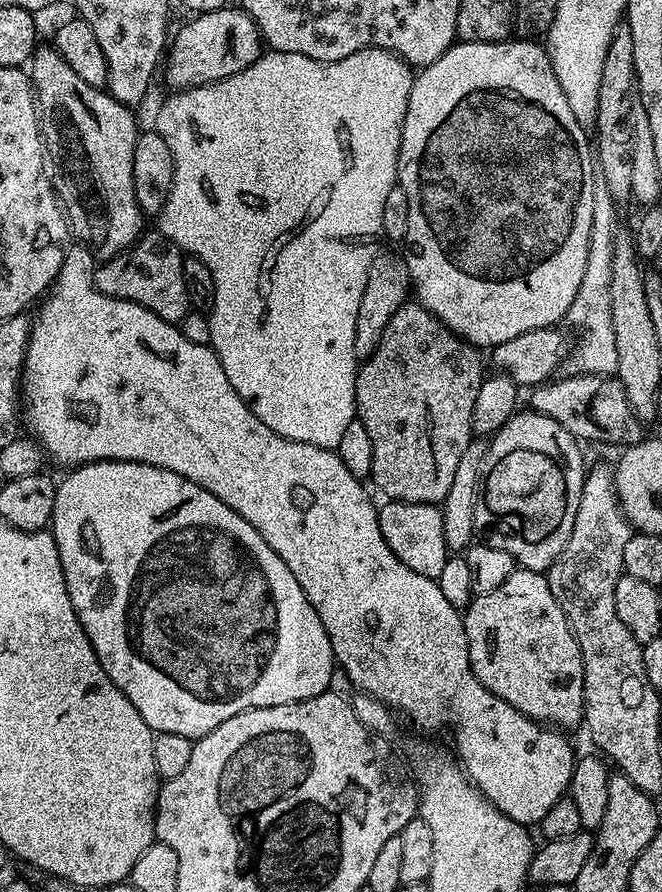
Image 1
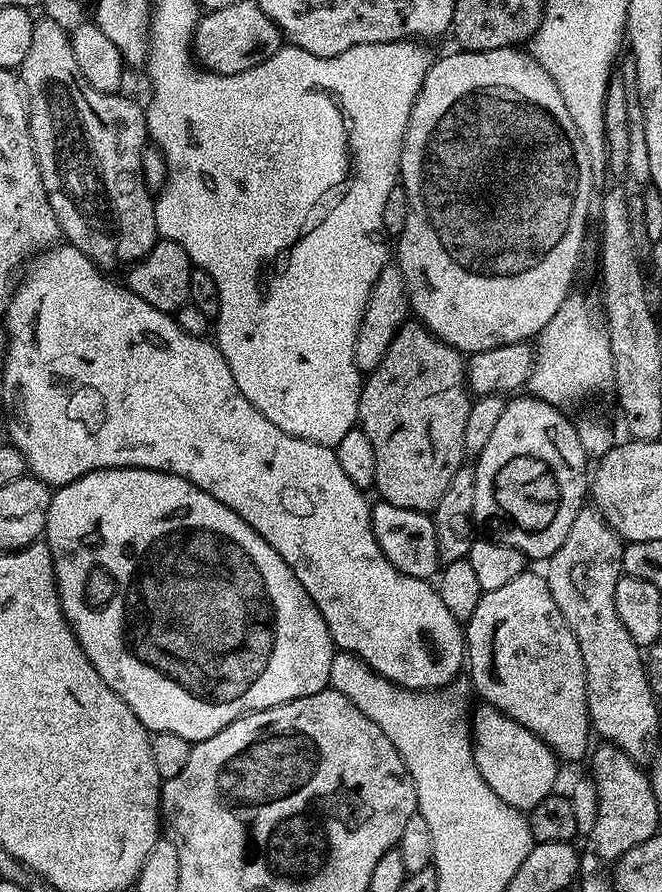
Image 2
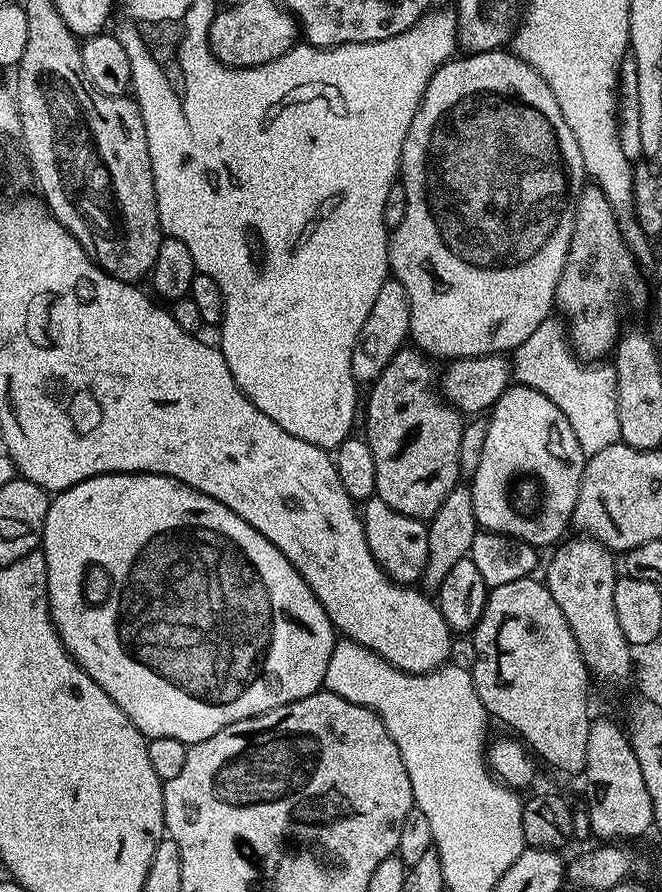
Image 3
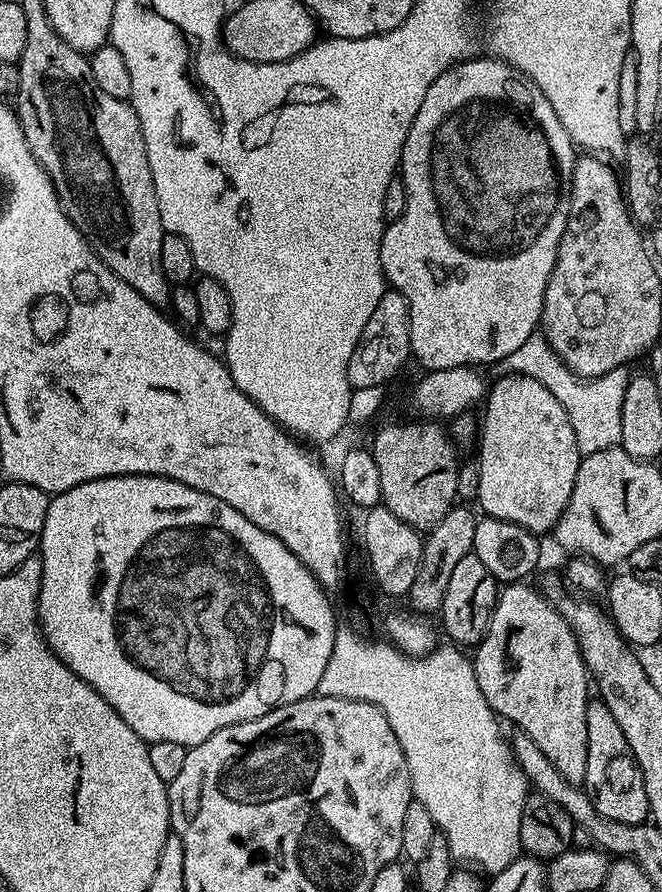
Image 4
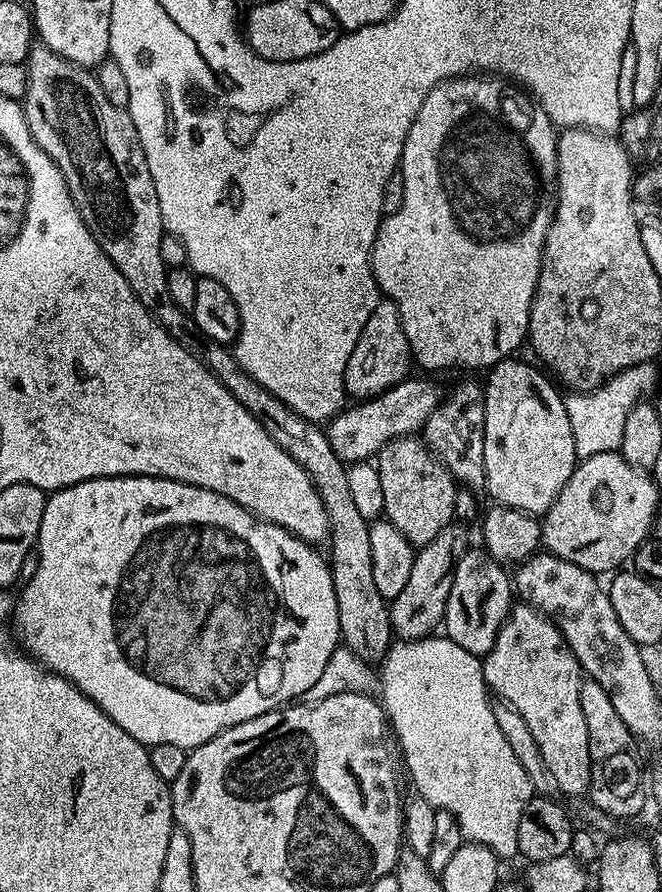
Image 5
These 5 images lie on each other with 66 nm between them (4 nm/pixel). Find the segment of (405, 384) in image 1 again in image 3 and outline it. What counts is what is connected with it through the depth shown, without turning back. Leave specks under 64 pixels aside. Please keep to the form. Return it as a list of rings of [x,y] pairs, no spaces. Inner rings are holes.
[[[405,346],[382,370],[378,379],[371,381],[368,392],[368,409],[363,409],[363,435],[374,454],[374,474],[376,475],[376,496],[386,502],[398,514],[406,514],[415,520],[431,521],[432,516],[446,494],[458,487],[460,475],[460,447],[462,430],[466,420],[444,399],[438,387],[438,370],[425,353],[415,346]]]

